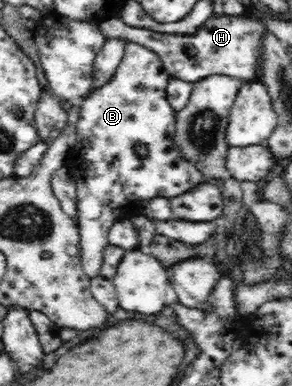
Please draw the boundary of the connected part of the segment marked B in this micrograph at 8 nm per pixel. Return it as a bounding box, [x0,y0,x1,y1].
[66,42,212,277]

